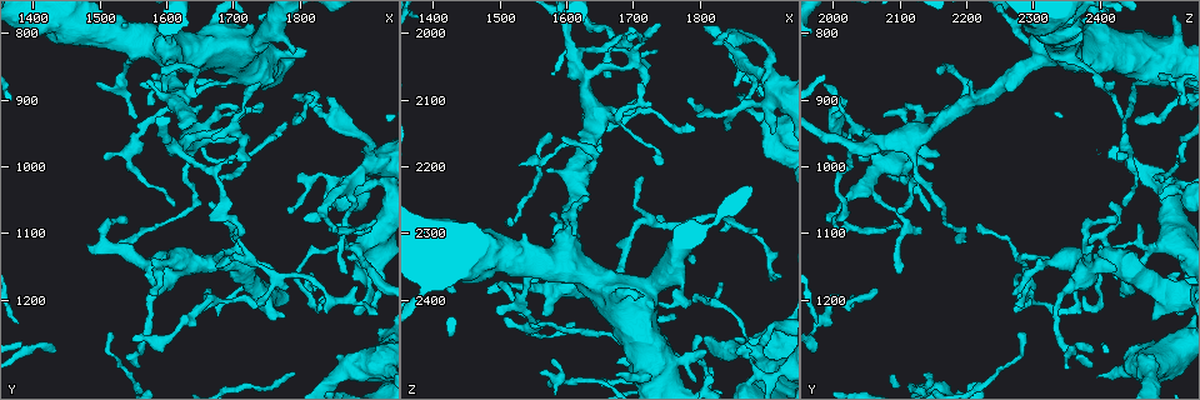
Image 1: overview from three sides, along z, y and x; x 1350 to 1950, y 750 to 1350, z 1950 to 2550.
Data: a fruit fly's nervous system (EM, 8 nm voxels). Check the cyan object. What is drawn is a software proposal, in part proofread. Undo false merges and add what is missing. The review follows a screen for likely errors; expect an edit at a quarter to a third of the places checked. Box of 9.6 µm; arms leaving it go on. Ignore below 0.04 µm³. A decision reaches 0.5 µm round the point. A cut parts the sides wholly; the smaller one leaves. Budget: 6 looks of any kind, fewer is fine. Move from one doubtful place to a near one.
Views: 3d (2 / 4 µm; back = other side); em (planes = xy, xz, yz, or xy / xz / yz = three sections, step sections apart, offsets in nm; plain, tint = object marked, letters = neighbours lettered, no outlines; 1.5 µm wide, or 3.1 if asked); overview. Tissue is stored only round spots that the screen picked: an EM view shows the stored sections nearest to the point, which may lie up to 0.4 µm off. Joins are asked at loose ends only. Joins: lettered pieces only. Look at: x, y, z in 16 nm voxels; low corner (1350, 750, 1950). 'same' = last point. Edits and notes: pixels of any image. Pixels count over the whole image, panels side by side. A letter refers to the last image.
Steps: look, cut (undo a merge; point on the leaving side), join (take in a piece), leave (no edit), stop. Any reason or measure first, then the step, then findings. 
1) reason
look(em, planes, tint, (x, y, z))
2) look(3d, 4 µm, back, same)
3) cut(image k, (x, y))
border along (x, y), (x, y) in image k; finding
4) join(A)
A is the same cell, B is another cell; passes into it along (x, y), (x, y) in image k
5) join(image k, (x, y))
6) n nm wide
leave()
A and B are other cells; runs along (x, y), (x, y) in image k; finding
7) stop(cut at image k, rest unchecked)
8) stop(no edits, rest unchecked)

look(3d, 2 µm, (1920, 1185, 2365))

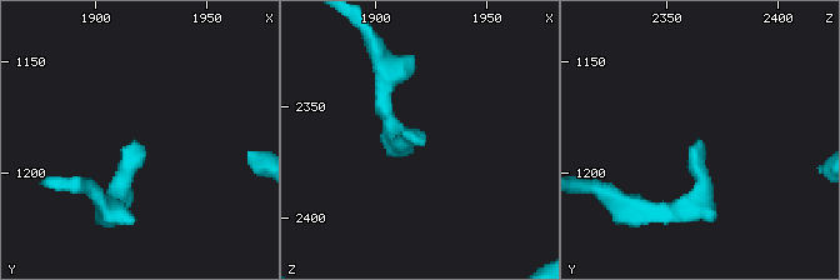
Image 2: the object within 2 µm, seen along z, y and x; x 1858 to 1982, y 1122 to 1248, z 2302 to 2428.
look(em, planes, letters, (1918, 1187, 2366))

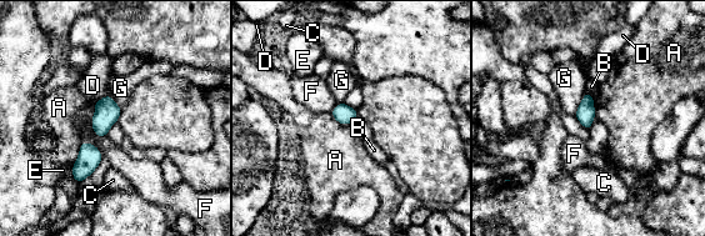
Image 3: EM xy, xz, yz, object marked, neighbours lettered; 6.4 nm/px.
leave()
A, B, C, D, E, F and G are other cells; border along (83, 141), (78, 159), (71, 166) in image 3; no lettered piece goes on from it

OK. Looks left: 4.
free end
look(em, xy, step 8, letters, (1780, 1225, 2485))

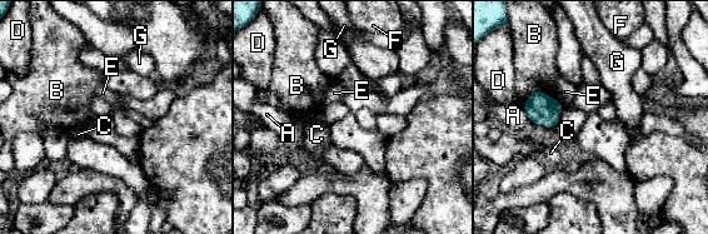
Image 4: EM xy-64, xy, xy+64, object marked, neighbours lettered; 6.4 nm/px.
cut it another way
look(em, planes, letters, same)

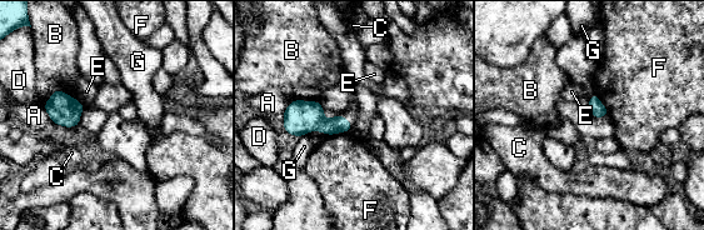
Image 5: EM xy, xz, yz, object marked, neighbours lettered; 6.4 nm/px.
leave()
A, B, C, D, E, F and G are other cells; border along (593, 93), (608, 114) in image 5; none of them fits

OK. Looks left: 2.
stop(no edits, rest unchecked)

